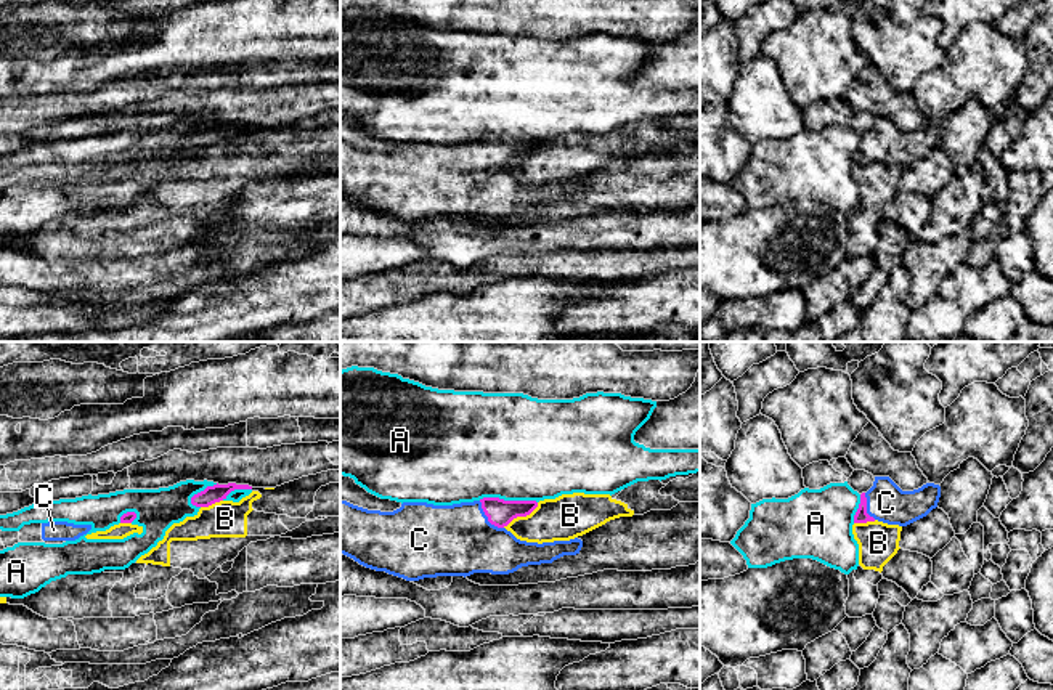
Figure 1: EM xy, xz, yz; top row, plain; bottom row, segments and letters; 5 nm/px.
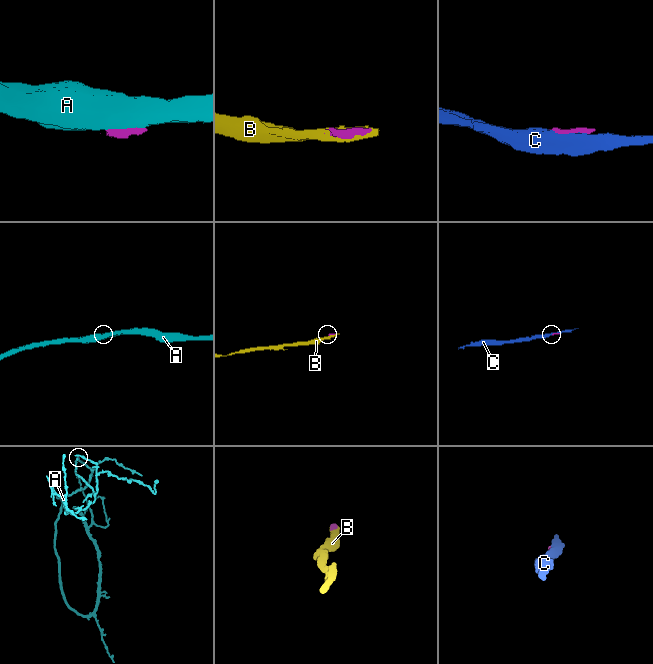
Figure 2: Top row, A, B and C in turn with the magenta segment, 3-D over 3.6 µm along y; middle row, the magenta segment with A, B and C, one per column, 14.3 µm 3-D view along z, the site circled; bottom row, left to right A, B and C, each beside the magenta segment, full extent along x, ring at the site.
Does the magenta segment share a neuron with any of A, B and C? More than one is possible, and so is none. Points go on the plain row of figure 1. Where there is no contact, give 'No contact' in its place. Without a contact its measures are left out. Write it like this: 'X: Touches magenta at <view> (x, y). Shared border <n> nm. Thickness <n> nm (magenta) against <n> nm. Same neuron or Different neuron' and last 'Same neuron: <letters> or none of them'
A: Touches magenta at xz (508, 142). Shared border 300 nm. Thickness 140 nm (magenta) against 480 nm. Different neuron
B: Touches magenta at xz (520, 156). Shared border 220 nm. Thickness 140 nm (magenta) against 220 nm. Different neuron
C: Touches magenta at xz (488, 159). Shared border 190 nm. Thickness 140 nm (magenta) against 360 nm. Same neuron
Same neuron: C

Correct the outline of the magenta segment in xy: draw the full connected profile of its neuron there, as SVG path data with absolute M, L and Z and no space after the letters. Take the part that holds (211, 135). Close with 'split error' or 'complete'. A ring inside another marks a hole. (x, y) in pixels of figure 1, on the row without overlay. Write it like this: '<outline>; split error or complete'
M217 124L213 127L207 127L204 132L194 135L191 138L191 144L196 148L209 148L215 143L226 140L226 136L234 130L252 130L252 127L236 125L236 124L228 124L228 125Z; complete

